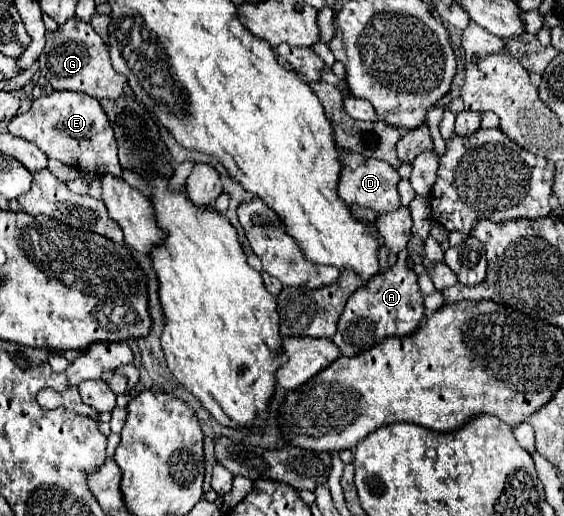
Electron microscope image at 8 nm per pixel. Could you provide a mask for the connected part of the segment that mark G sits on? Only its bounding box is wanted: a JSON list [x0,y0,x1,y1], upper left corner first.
[40,18,128,100]

